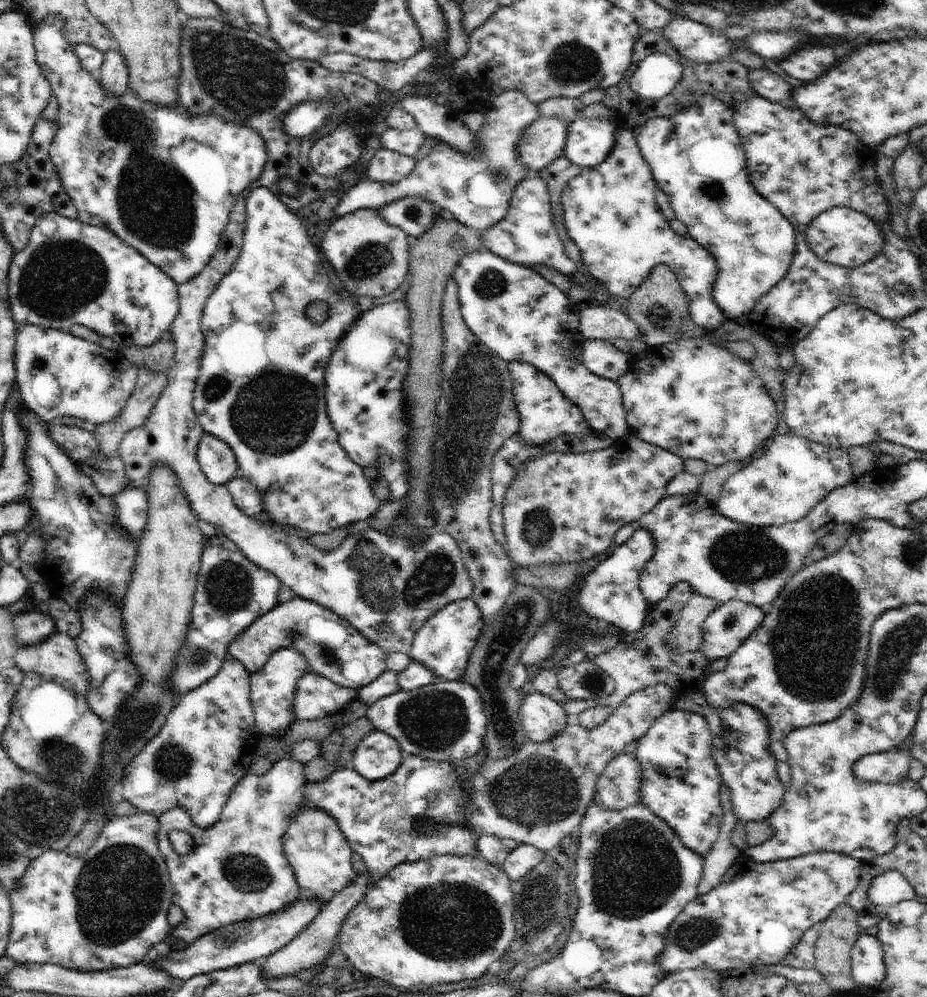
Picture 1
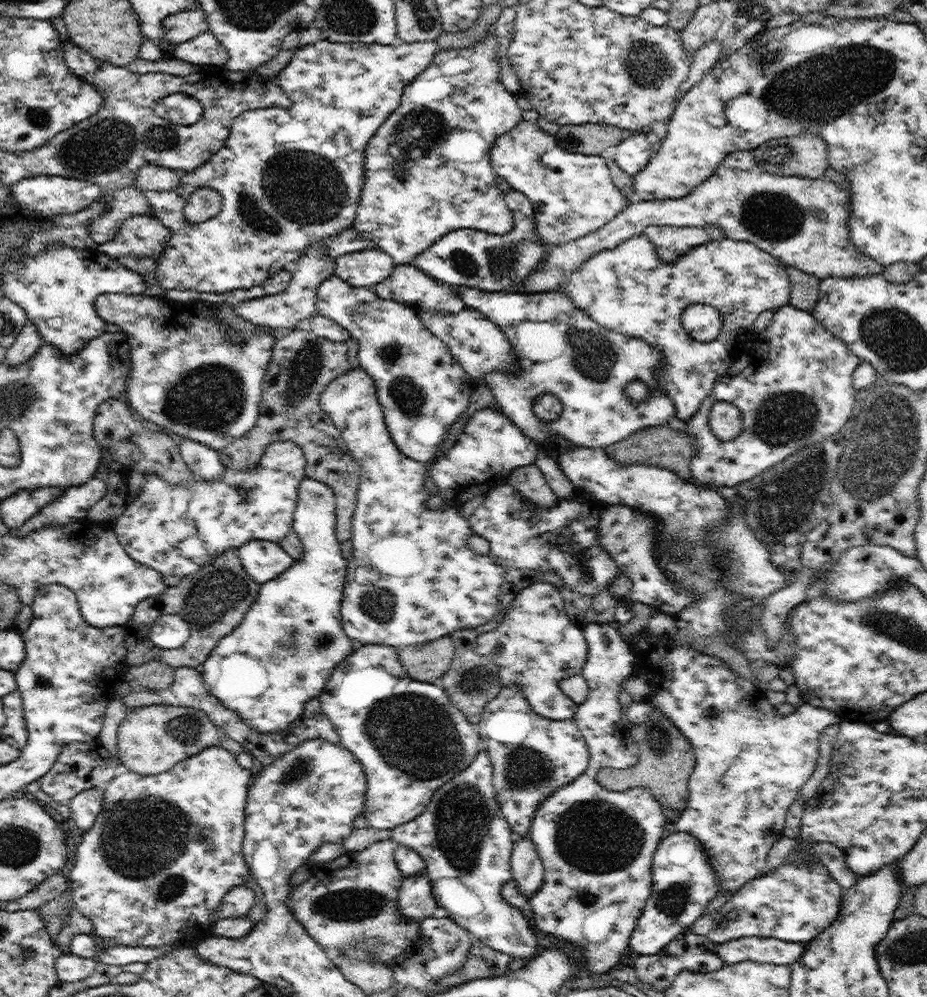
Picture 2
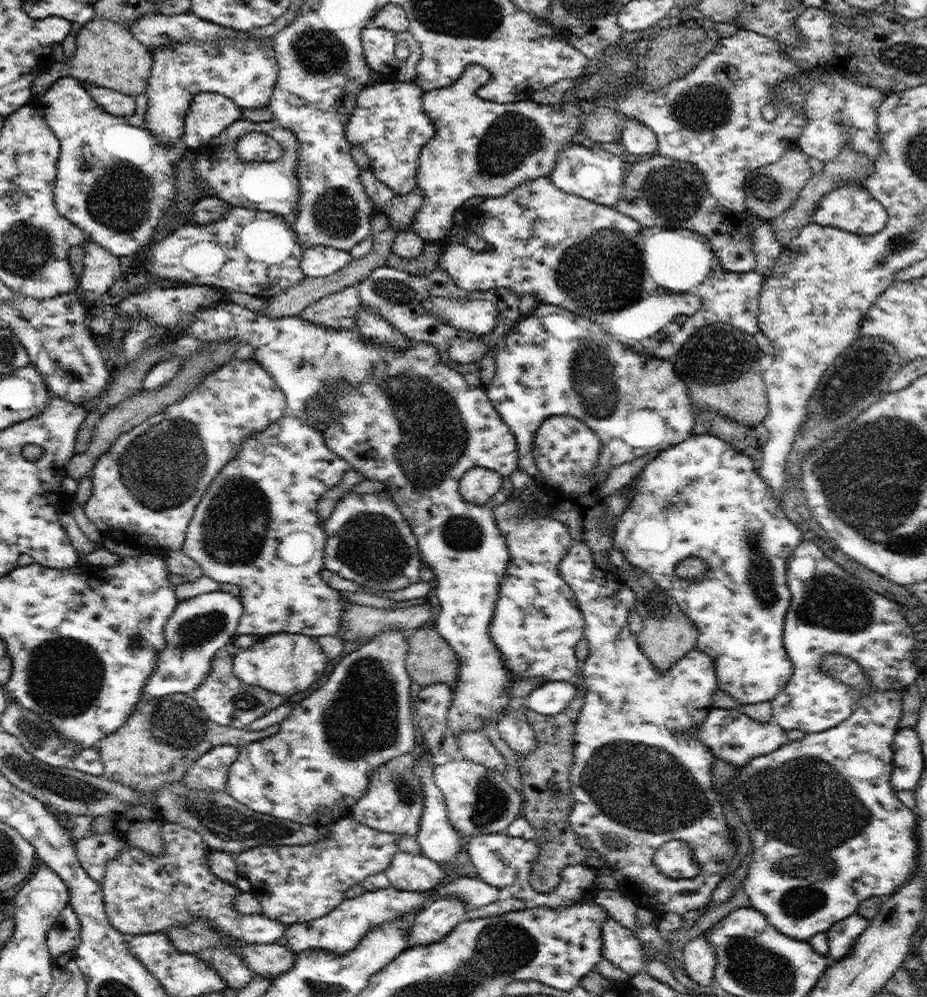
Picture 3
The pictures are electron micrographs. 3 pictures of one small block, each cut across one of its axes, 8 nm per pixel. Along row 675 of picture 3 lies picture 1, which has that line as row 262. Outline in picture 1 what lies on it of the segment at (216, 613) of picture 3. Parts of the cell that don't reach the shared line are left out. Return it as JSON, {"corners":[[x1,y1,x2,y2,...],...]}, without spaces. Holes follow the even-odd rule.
{"corners":[[50,14,46,16,36,28,33,28,34,46,37,54,37,61,44,73,44,76,49,80,51,84,51,91,56,100,58,100,59,110,56,118,56,124,58,124,58,132,54,136,52,144,49,148,50,160,56,166,58,170,58,176,60,176,60,182,62,182,62,188,66,190,66,194,70,196,74,206,77,210,77,219,82,224,88,224,88,226,100,226,100,228,106,228,111,230,123,240,128,246,132,246,134,250,138,250,148,262,152,262,158,270,163,270,164,274,168,274,176,284,188,282,190,278,194,278,196,274,200,274,200,270,208,264,208,260,214,256,216,248,218,248,218,242,220,236,226,224,228,224,228,216,232,216,232,208,238,200,243,190,246,190,254,180,256,180,264,170,266,166,266,160,268,158,267,148,264,146,264,140,262,136,258,134,258,130,254,128,248,128,248,126,238,126,238,124,232,124,232,122,226,122,222,120,222,116,190,116,185,105,174,106,174,108,166,108,166,106,160,106,160,104,152,104,152,102,142,102,138,96,130,94,126,91,122,96,109,96,106,94,106,90,100,86,99,82,96,82,83,66,80,66,80,60,76,58,74,54,74,48,71,43,64,38,64,16,58,14]]}

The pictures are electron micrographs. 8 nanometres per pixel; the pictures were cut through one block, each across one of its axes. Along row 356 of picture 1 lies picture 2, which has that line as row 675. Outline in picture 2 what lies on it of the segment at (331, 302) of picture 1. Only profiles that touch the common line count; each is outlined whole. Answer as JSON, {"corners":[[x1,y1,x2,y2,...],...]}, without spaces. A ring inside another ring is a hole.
{"corners":[[310,476,300,482,298,504,293,514,293,531,300,537,304,554,292,567,261,585,256,600,242,622,219,640,203,664,203,683,226,707,235,710,255,730,263,734,284,732,303,716,304,704,317,697,326,686,334,667,352,654,358,644,347,637,341,621,341,600,347,561,335,533,336,495,330,486]]}

